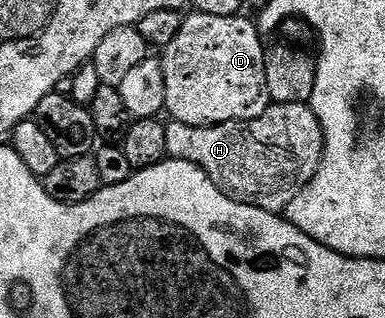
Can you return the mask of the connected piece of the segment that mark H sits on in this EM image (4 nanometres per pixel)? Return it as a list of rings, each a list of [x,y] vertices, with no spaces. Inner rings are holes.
[[[270,104],[267,112],[255,120],[246,122],[224,122],[218,126],[192,126],[182,122],[170,121],[165,127],[167,132],[167,155],[179,160],[187,160],[203,172],[224,192],[228,198],[234,198],[255,208],[263,208],[272,214],[281,214],[299,196],[308,182],[319,172],[321,157],[325,151],[323,128],[315,116],[312,105]]]

